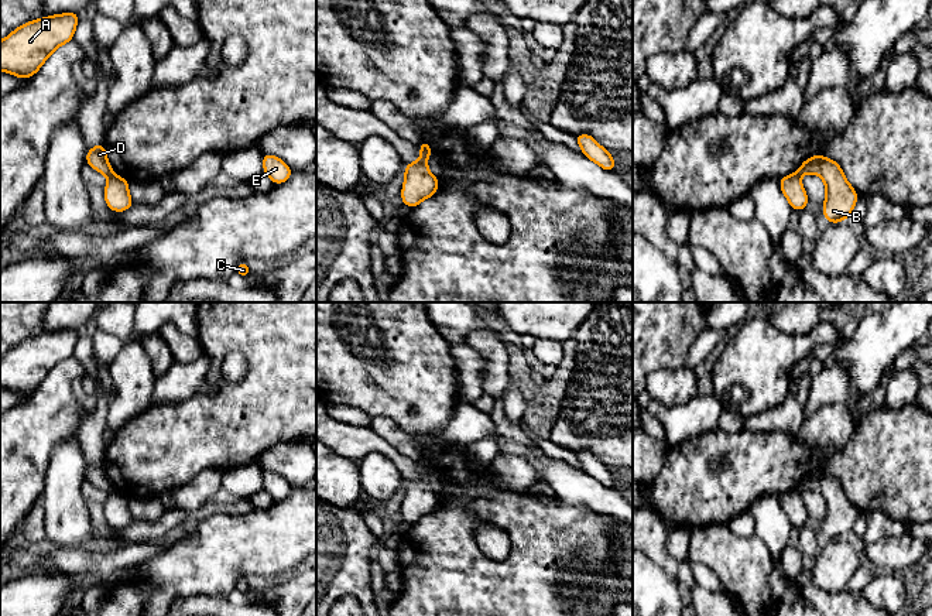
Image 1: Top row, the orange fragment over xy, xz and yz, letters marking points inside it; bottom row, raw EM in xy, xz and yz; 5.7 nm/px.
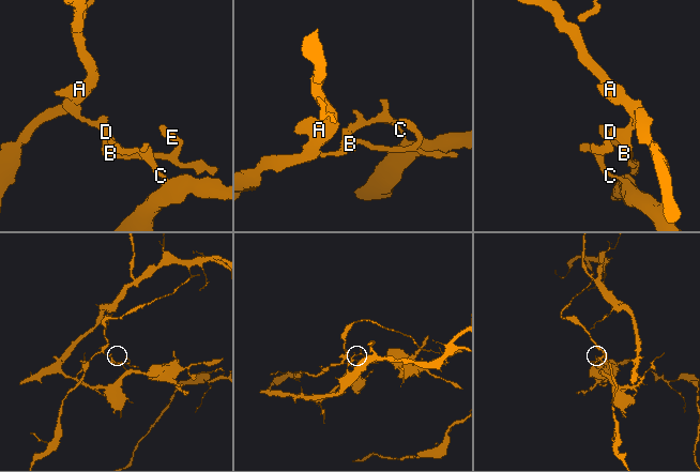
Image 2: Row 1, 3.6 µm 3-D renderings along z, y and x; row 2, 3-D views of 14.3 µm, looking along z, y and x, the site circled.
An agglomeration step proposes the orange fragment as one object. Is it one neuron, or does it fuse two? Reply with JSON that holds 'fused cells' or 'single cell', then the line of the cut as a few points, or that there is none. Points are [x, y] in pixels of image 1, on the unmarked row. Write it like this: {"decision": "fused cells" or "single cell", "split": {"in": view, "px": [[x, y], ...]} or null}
{"decision": "fused cells", "split": {"in": "xy", "px": [[113, 489], [108, 493]]}}

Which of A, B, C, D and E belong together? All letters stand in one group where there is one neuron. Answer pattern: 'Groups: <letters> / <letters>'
Groups: A B D E / C

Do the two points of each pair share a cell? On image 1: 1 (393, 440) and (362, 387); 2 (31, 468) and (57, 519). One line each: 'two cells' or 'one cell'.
1: two cells
2: two cells

